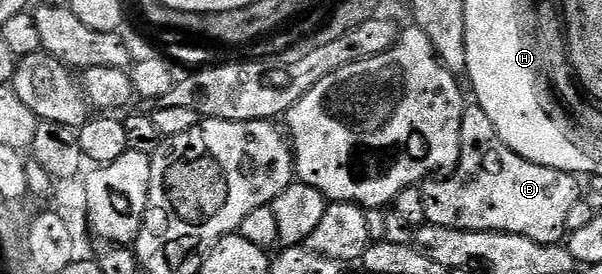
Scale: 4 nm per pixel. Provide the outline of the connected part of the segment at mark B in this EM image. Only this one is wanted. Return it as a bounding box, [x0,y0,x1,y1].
[422,103,581,245]

